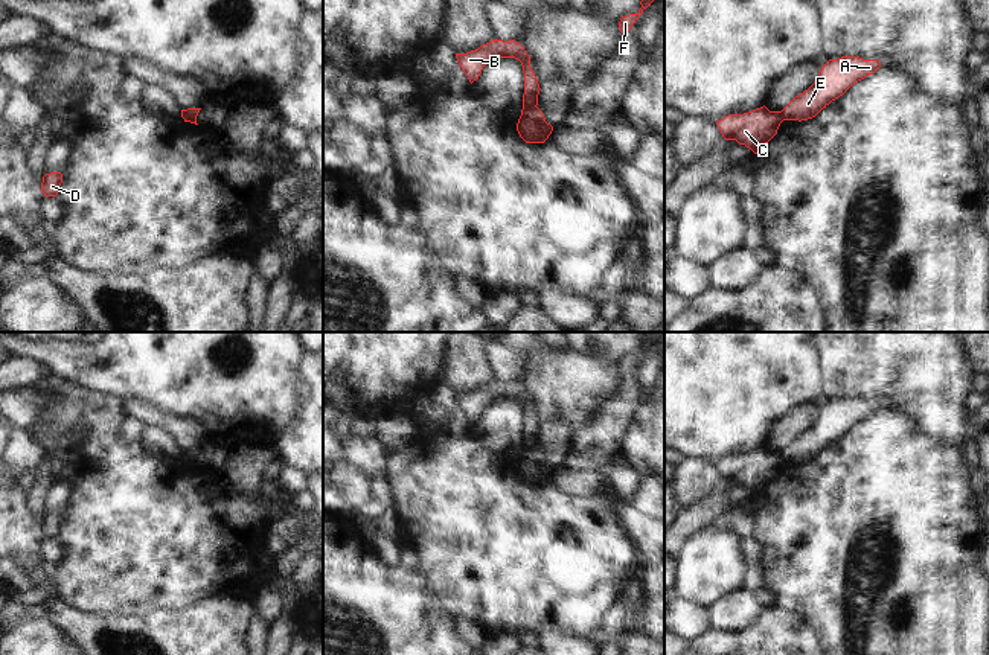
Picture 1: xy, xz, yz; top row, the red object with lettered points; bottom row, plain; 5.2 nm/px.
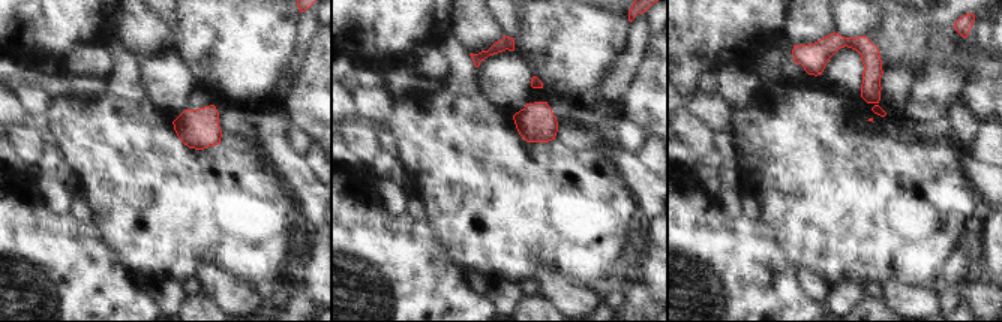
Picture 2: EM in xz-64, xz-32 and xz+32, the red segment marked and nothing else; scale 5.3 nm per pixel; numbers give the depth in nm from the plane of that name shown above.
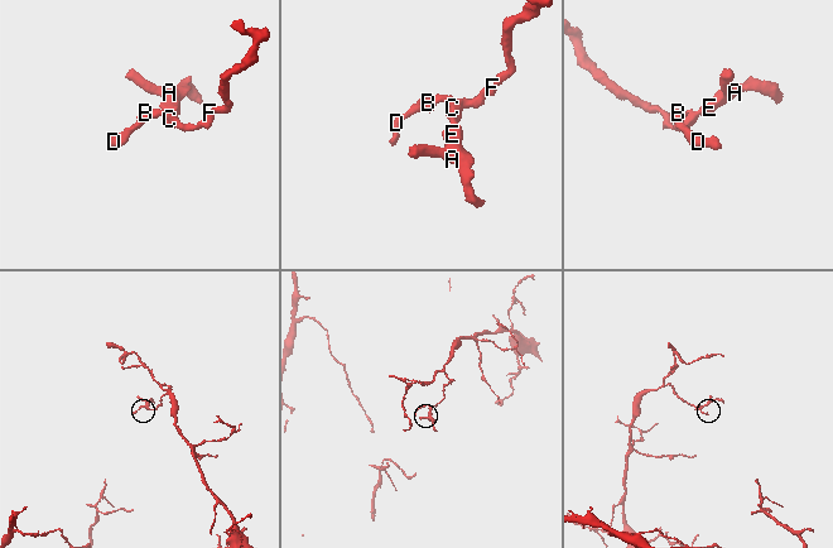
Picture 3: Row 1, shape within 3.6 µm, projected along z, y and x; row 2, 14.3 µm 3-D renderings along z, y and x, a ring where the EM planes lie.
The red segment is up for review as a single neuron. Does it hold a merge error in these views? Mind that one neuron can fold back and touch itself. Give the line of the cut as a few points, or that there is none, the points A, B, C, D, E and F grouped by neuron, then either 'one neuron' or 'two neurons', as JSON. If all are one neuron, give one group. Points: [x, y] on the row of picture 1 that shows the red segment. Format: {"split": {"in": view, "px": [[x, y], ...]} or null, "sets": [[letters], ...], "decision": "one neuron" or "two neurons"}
{"split": {"in": "xz", "px": [[535, 104], [523, 107]]}, "sets": [["A", "E"], ["B", "C", "D", "F"]], "decision": "two neurons"}

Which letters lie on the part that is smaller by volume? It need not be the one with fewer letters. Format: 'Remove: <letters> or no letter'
Remove: A, E

